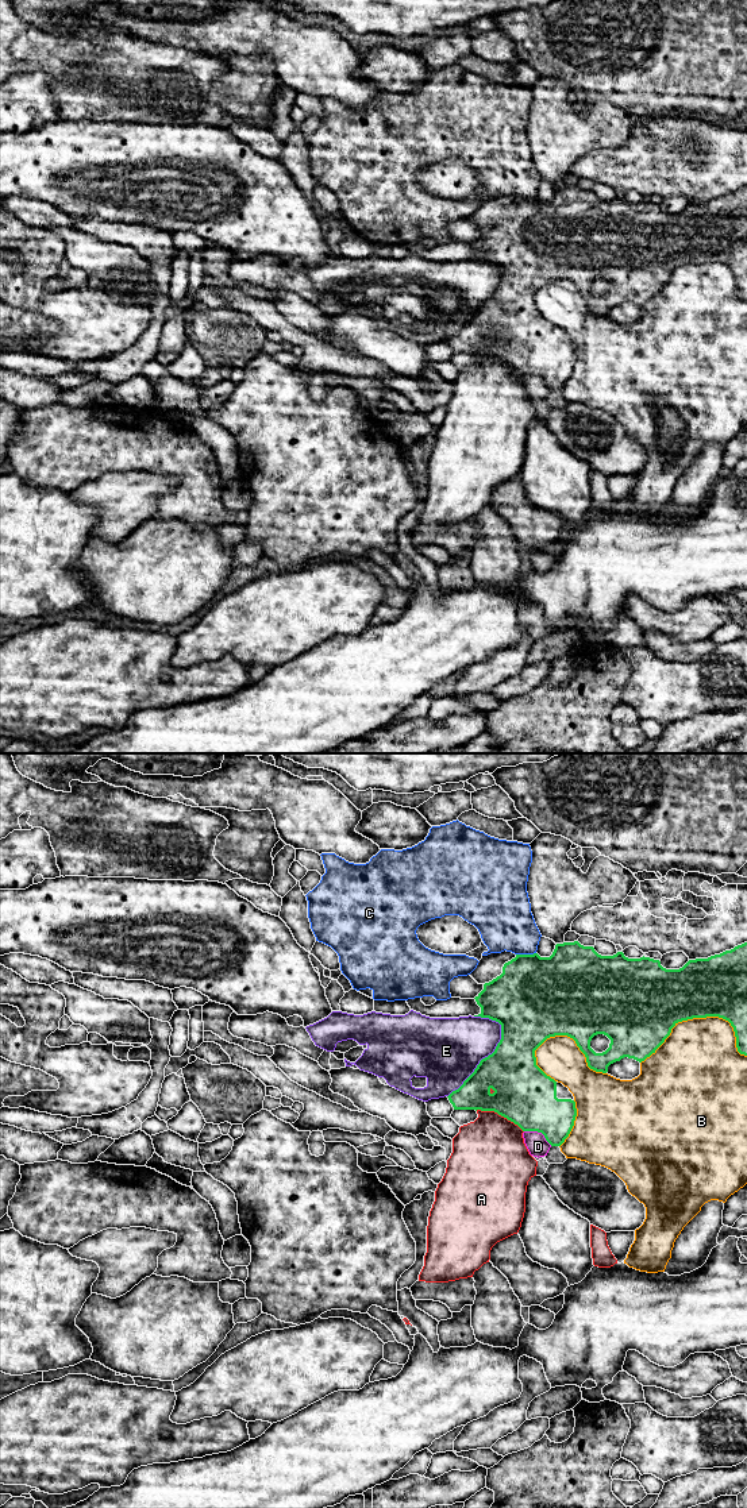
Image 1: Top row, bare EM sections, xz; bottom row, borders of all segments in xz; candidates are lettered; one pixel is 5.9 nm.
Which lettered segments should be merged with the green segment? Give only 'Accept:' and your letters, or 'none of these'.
Accept: none of these

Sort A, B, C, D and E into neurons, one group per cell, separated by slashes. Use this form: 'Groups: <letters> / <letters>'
Groups: A / B / C / D / E

